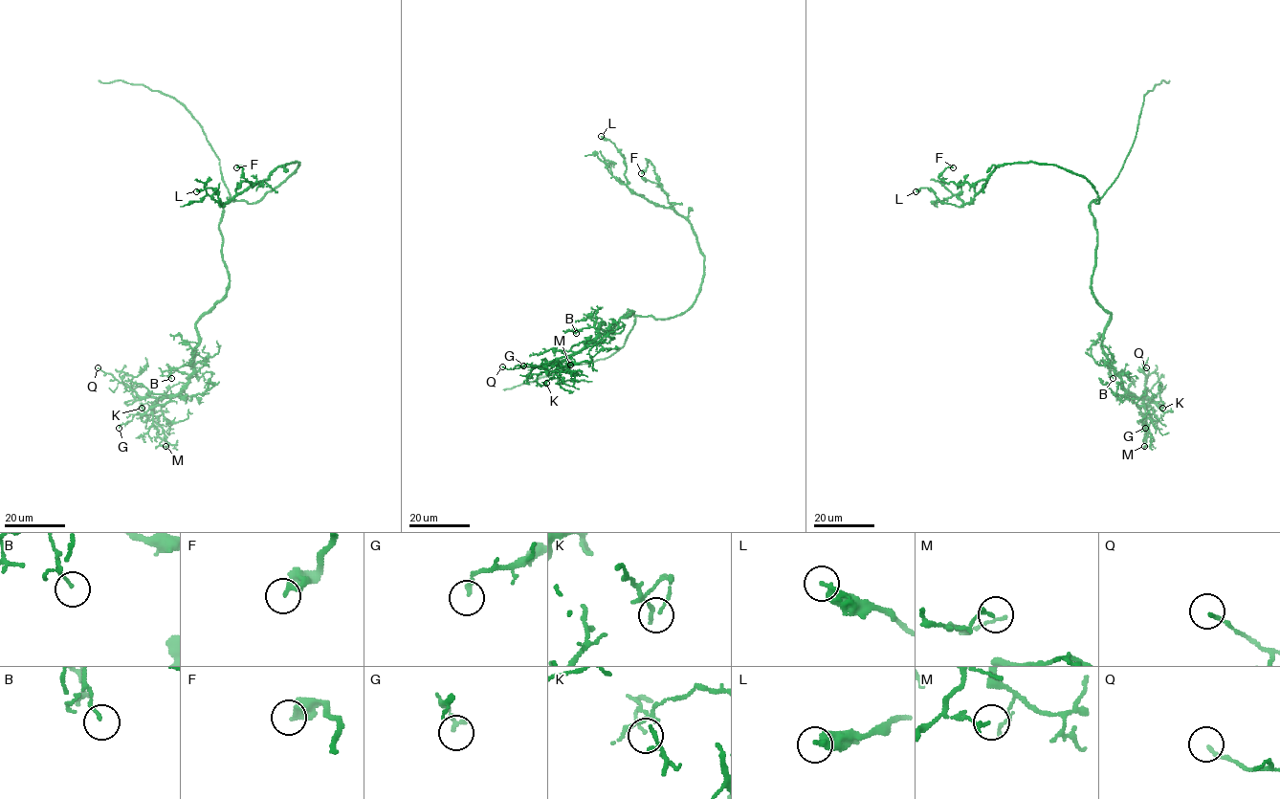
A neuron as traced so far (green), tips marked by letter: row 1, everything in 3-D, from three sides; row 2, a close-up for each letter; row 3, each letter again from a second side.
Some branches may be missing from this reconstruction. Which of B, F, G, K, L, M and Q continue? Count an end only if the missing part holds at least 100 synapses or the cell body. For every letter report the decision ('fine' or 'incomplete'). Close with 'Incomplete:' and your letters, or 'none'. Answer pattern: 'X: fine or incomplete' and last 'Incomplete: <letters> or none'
B: fine
F: fine
G: fine
K: fine
L: fine
M: fine
Q: fine
Incomplete: none

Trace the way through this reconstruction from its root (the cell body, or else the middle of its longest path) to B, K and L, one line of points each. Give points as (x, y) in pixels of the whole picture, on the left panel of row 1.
B: (225, 204), (219, 229), (229, 289), (196, 323), (198, 345), (192, 365), (173, 368), (168, 374), (171, 378)
K: (225, 204), (219, 229), (229, 289), (196, 323), (198, 345), (187, 383), (153, 404), (141, 404), (142, 408)
L: (225, 204), (257, 202), (299, 164), (279, 166), (267, 179), (250, 185), (222, 206), (210, 188), (196, 191)

